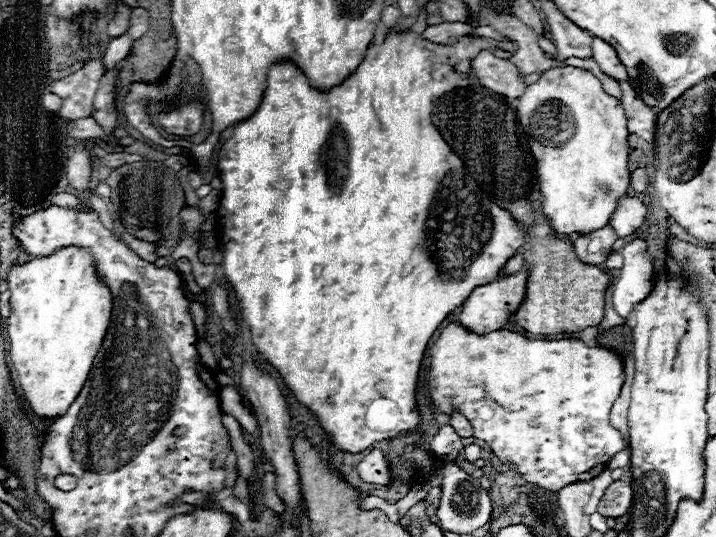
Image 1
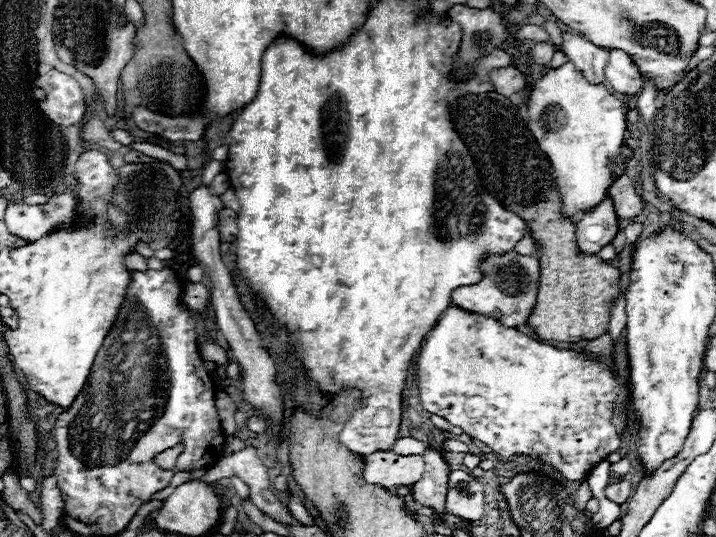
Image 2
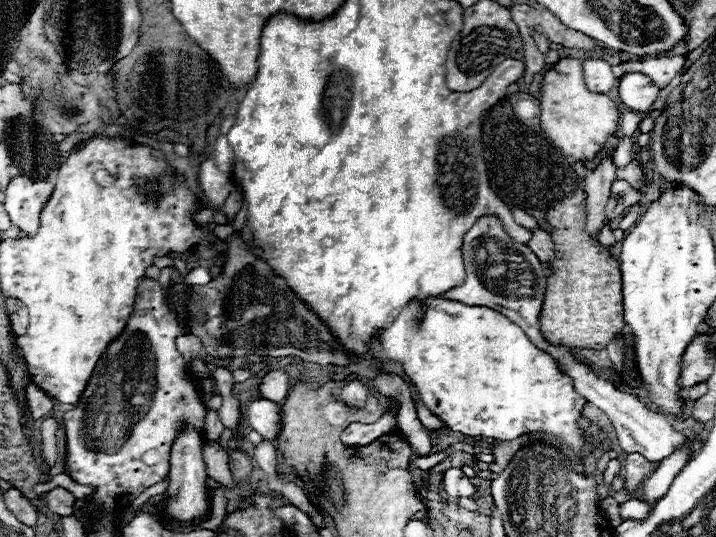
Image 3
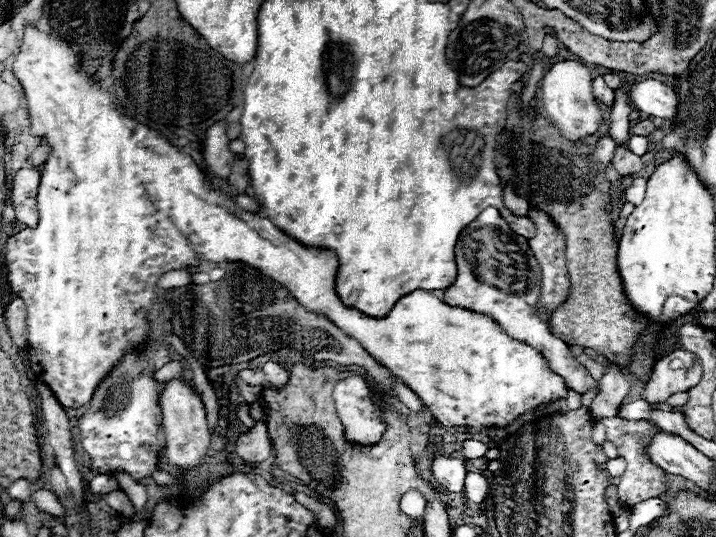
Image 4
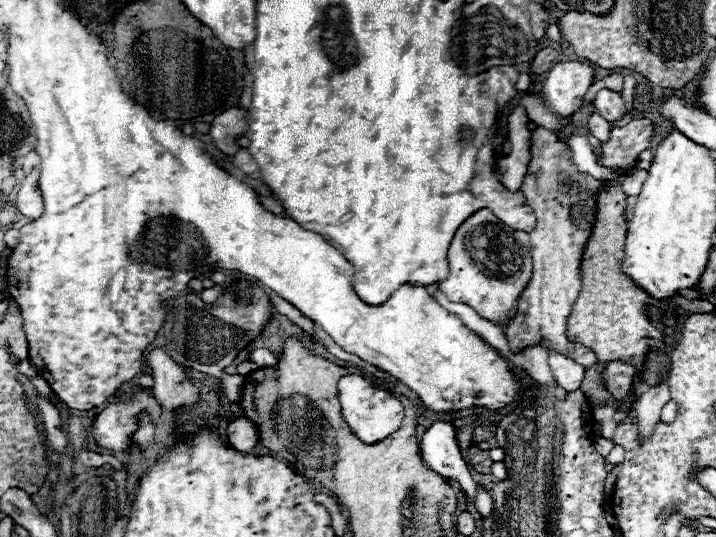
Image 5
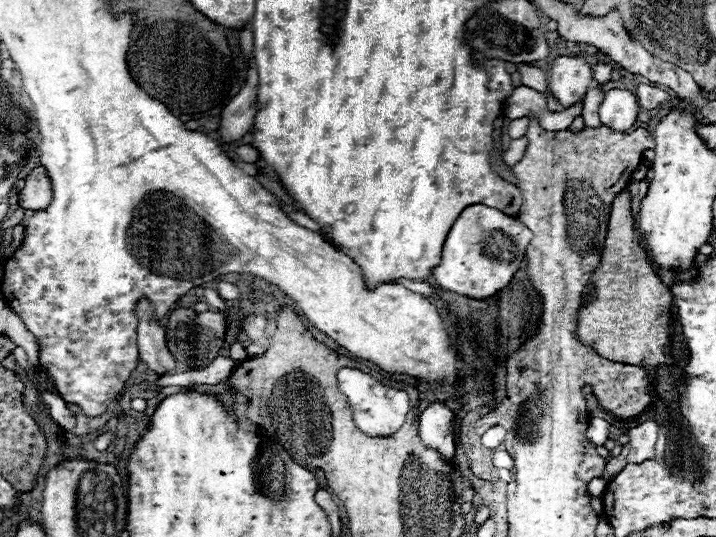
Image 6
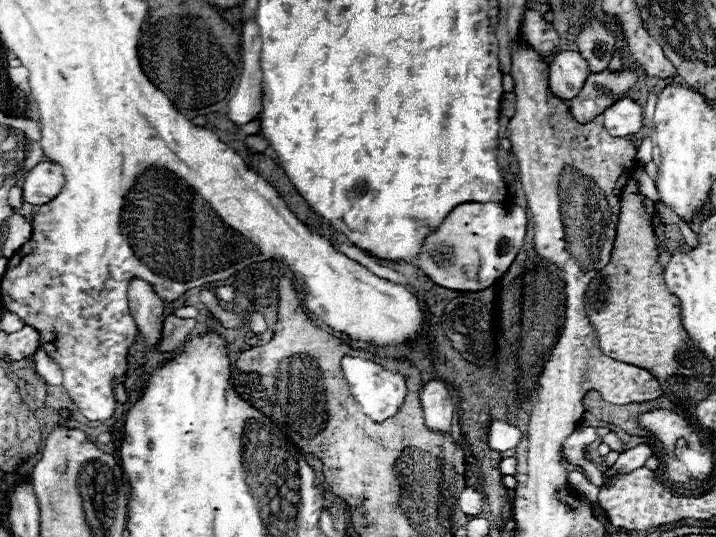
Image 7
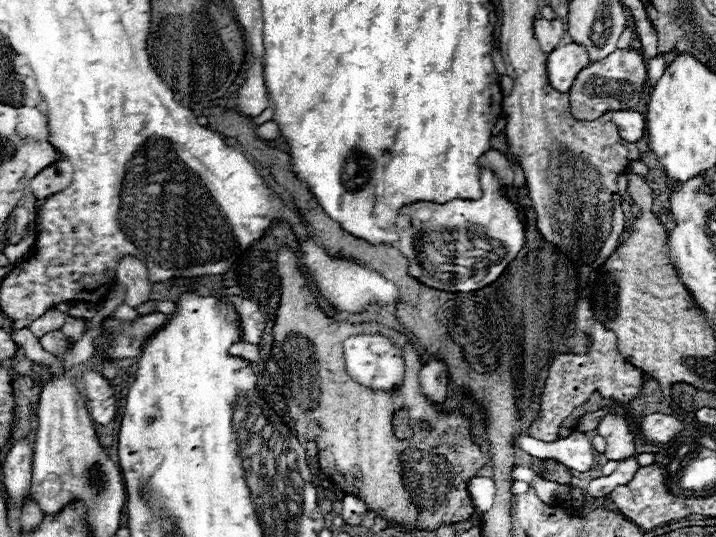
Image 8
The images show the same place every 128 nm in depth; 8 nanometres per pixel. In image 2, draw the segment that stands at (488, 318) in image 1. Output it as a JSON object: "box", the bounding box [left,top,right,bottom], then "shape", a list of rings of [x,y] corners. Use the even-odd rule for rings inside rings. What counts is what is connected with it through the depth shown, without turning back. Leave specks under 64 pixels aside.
{"box":[452,252,540,328],"shape":[[[506,252],[500,256],[490,256],[486,262],[482,262],[484,278],[482,282],[474,286],[462,286],[456,288],[452,294],[452,304],[474,314],[492,316],[500,324],[514,328],[524,326],[534,304],[536,304],[536,292],[538,292],[538,278],[540,278],[540,264],[534,256],[518,256],[516,252]],[[500,284],[512,284],[508,288],[500,288]]]}

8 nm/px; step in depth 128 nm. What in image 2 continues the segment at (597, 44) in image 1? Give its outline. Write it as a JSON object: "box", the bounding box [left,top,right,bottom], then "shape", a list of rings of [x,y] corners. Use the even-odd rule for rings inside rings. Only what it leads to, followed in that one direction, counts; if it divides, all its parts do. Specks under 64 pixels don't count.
{"box":[604,48,644,96],"shape":[[[614,48],[608,50],[608,64],[604,76],[606,76],[606,84],[610,84],[614,92],[628,94],[628,96],[640,94],[644,84],[636,64],[628,58],[628,54]]]}

